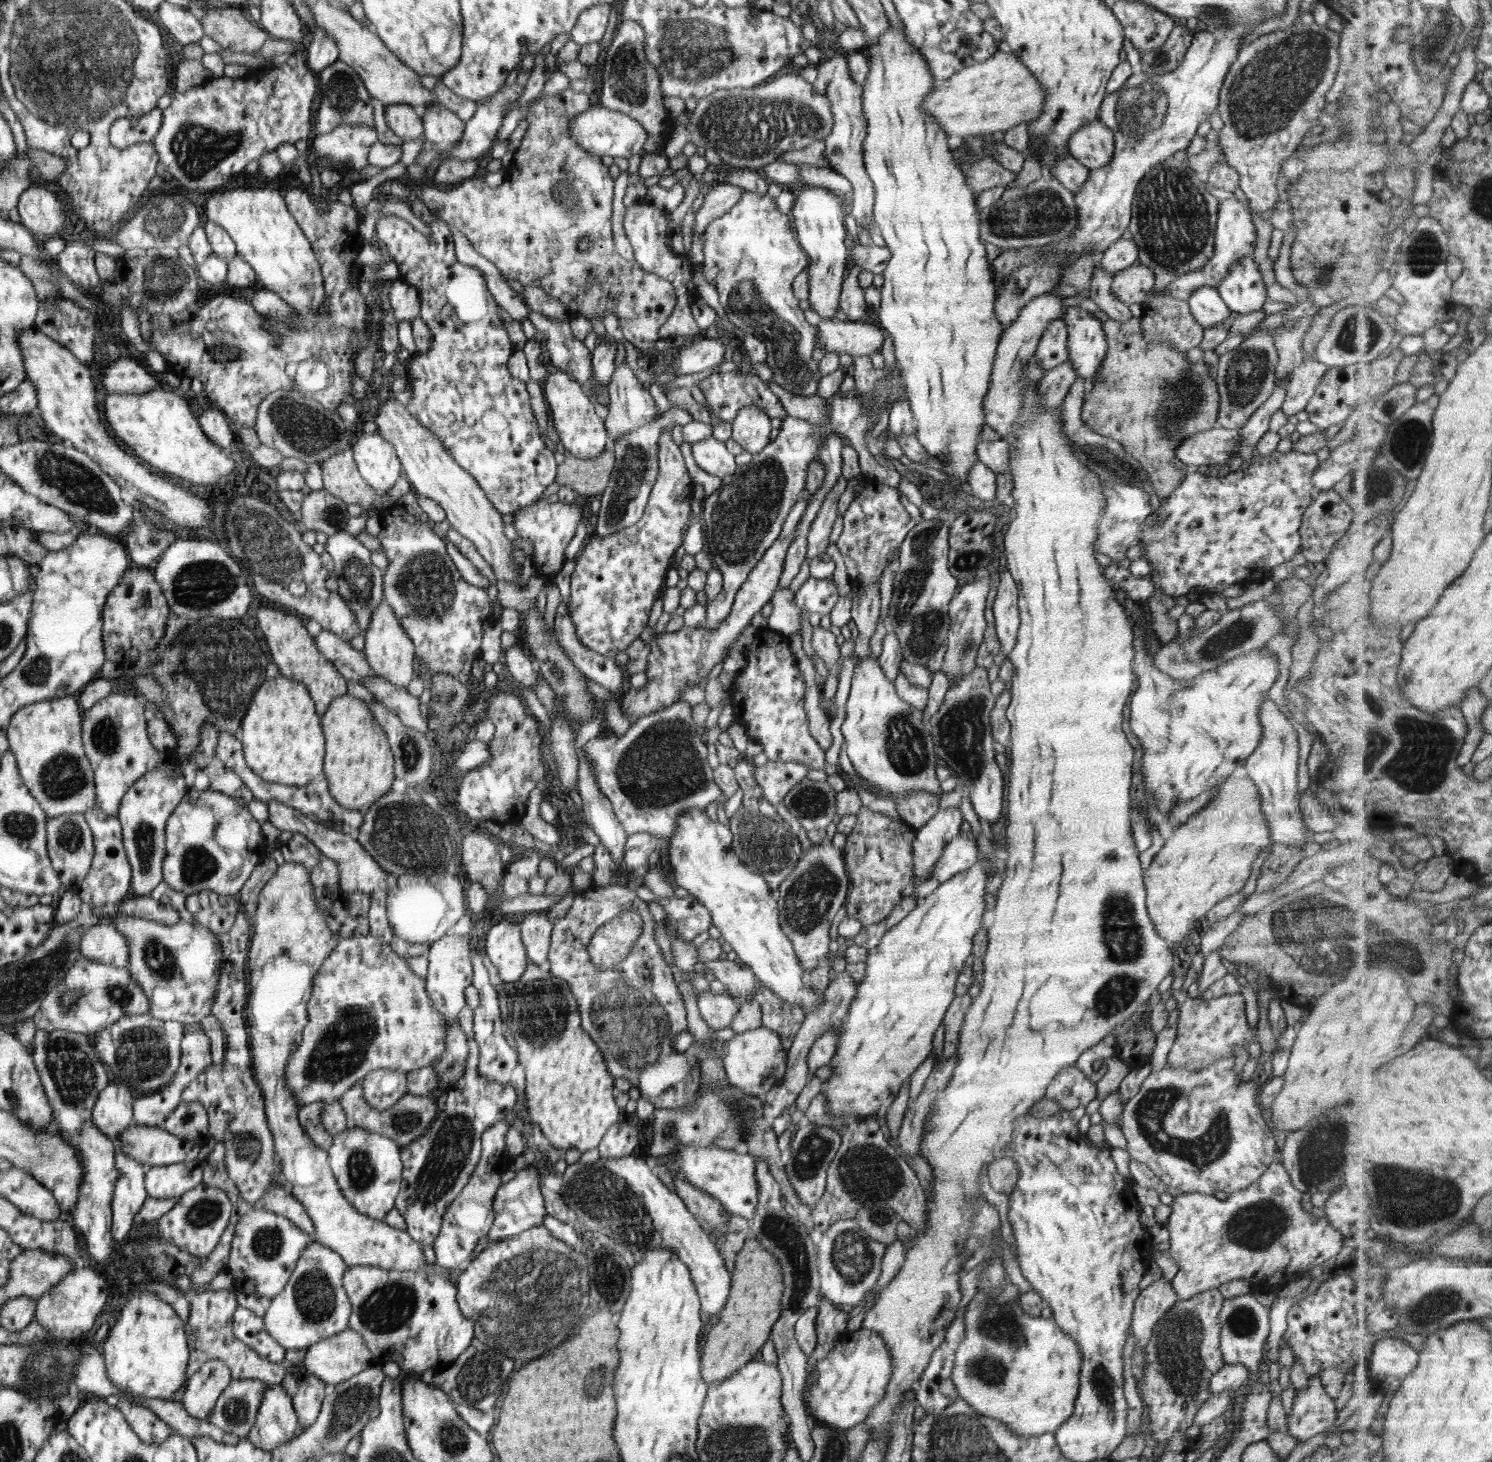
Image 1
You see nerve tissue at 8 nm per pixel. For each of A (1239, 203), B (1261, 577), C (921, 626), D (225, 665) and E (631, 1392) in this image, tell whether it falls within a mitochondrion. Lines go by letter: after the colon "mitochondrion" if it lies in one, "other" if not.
A: other
B: other
C: mitochondrion
D: mitochondrion
E: other

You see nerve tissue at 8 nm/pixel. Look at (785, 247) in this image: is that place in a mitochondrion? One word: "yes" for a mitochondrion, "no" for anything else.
no

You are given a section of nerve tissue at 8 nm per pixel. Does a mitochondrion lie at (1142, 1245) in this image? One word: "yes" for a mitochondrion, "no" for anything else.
no

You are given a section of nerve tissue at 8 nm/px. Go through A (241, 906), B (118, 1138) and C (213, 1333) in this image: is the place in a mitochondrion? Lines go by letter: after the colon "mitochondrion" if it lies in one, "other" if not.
A: other
B: other
C: other

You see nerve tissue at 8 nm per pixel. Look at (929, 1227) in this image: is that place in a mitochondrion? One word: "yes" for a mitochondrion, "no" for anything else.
no

